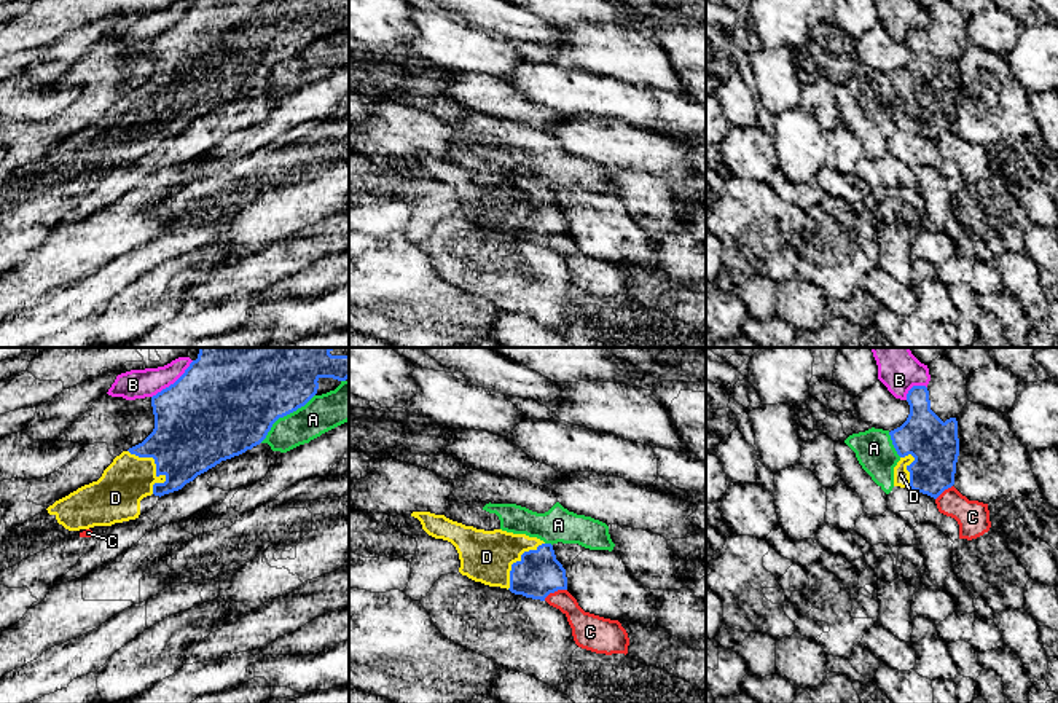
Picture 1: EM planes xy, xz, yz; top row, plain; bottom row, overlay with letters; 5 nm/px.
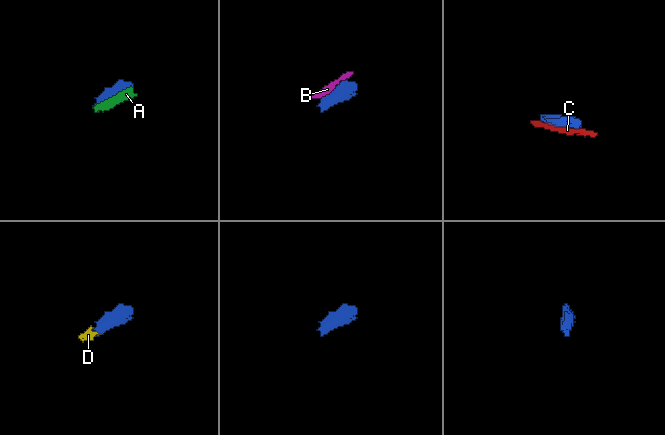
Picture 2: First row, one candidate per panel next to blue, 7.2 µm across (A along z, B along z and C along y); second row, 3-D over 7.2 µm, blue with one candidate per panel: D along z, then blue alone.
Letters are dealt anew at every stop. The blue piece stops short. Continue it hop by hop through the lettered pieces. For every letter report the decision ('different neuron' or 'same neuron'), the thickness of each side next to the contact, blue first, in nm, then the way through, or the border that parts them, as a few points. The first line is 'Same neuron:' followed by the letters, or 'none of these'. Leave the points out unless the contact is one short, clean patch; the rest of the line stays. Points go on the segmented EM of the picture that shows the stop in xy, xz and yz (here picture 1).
Same neuron: D
A: different neuron | 500/190 nm
B: different neuron | 500/150 nm
C: different neuron | 220/160 nm
D: same neuron | 380/240 nm

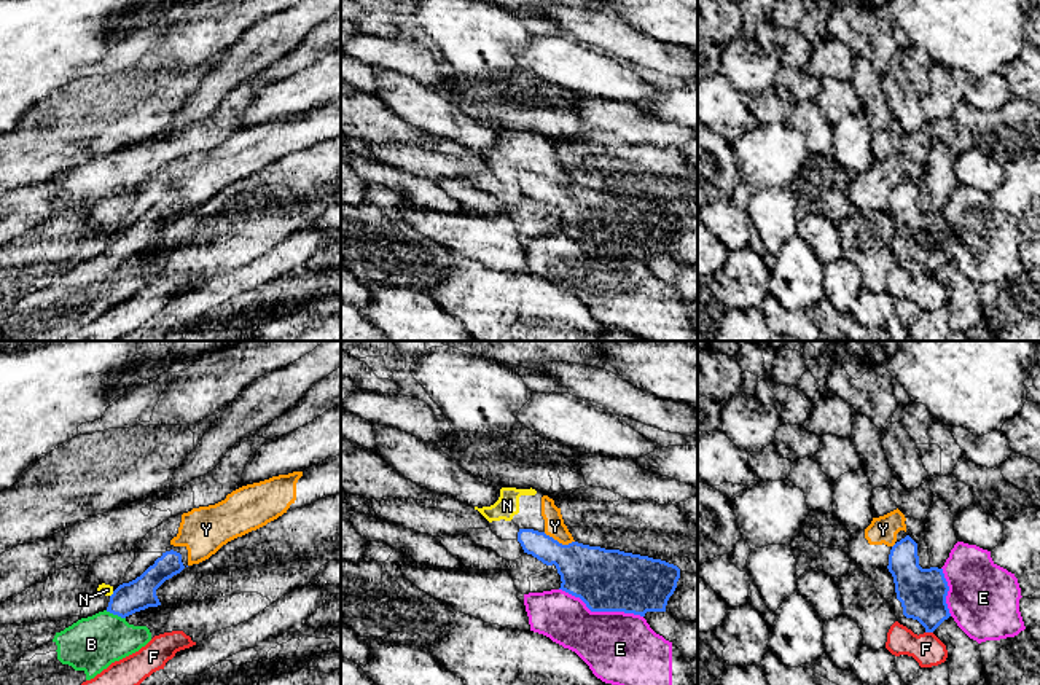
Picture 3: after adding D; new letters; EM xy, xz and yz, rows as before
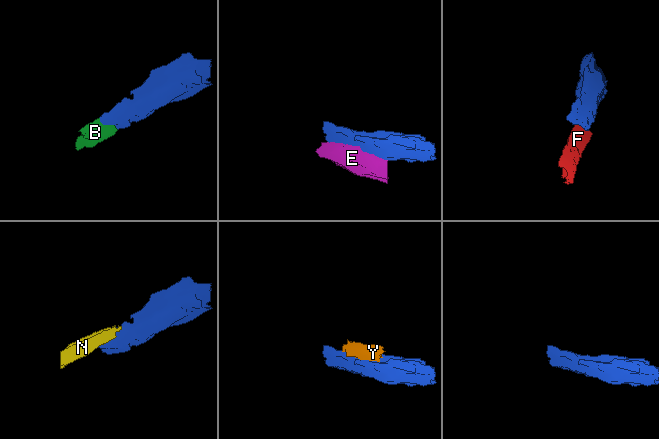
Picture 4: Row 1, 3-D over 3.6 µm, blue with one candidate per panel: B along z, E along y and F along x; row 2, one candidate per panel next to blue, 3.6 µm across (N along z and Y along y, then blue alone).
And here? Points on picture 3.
Same neuron: B
B: same neuron | 160/280 nm | across xy (140, 593), (132, 596), (115, 614), (112, 623), (91, 644)
E: different neuron | 320/360 nm
F: different neuron | 240/160 nm | along yz (926, 631), (932, 633)
N: different neuron | 160/60 nm | along xy (113, 591), (110, 596)
Y: different neuron | 280/100 nm

